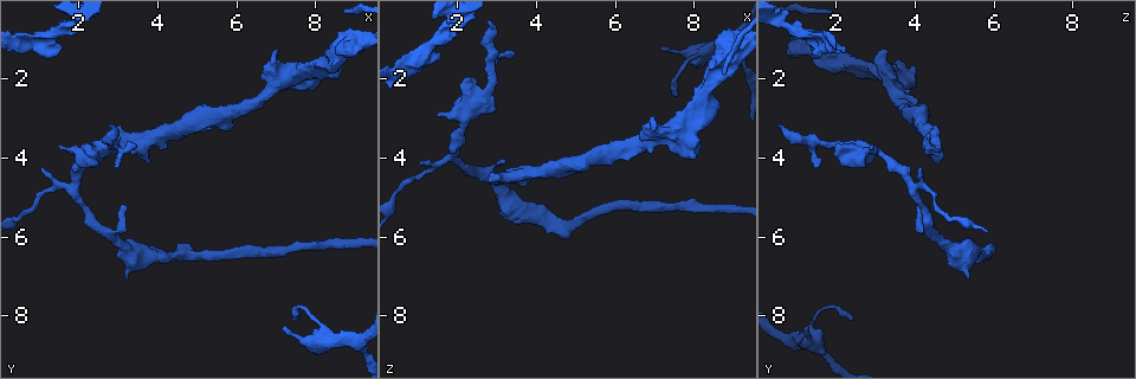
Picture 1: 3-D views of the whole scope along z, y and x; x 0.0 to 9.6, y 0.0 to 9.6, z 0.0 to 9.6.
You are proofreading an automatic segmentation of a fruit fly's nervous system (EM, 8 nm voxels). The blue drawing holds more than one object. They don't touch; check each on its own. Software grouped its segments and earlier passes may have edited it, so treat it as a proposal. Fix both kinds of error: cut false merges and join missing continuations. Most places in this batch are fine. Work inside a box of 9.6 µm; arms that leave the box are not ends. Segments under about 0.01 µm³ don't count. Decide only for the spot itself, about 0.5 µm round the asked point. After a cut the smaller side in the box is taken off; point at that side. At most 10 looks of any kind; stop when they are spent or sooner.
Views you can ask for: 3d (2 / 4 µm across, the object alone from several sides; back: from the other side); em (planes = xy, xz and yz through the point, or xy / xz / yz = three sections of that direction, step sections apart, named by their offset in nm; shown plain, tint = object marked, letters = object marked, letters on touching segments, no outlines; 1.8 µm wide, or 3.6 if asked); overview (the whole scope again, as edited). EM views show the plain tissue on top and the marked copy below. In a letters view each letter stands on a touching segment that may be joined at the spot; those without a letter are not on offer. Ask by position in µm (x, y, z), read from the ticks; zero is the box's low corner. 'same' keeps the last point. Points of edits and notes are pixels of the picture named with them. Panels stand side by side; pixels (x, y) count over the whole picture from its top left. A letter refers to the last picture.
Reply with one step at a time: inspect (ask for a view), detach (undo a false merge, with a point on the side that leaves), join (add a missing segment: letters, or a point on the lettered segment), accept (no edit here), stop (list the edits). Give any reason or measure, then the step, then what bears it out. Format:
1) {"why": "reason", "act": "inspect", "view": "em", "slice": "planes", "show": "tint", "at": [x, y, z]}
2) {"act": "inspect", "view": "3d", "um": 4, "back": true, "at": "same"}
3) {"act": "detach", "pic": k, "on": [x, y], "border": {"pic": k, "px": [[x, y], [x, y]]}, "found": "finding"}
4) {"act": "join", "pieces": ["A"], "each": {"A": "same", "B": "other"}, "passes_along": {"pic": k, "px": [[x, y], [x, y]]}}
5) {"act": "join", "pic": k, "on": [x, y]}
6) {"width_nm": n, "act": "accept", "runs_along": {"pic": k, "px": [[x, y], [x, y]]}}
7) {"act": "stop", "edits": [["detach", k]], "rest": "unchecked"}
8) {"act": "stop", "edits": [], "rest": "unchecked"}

{"act": "inspect", "view": "em", "slice": "planes", "show": "letters", "at": [8.95, 8.65, 1.15]}

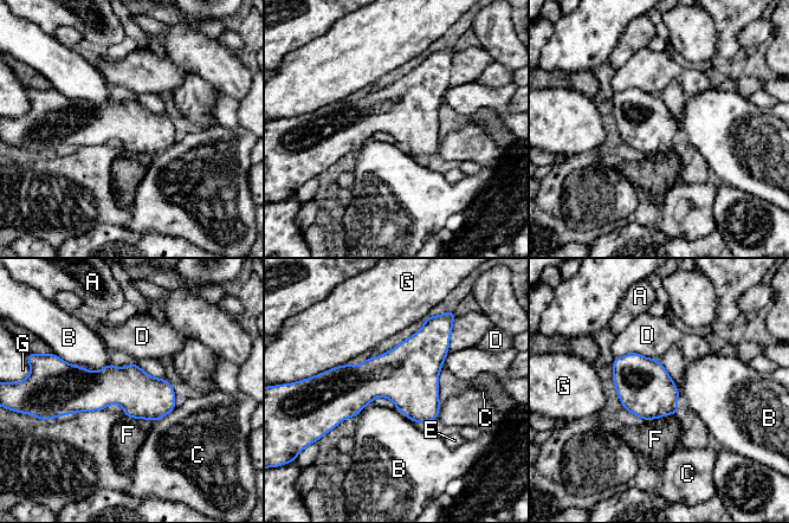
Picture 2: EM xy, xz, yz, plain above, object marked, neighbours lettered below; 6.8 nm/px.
{"width_nm": 300, "longest_contact_nm": ["B", 360], "act": "accept", "each": {"A": "other", "B": "other", "C": "other", "D": "other", "E": "other", "F": "other", "G": "other"}, "found": "continuous, no second neuron"}

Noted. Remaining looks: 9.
{"why": "free end", "act": "inspect", "view": "em", "slice": "planes", "show": "letters", "at": [1.55, 3.80, 2.90]}

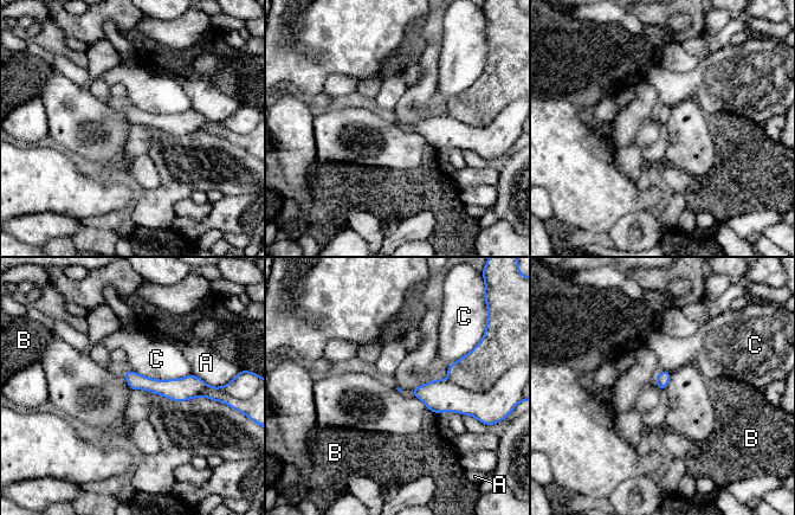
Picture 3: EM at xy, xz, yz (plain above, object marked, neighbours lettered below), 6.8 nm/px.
{"act": "accept", "each": {"A": "other", "B": "other", "C": "other"}, "runs_along": {"pic": 3, "px": [[128, 374], [155, 386], [204, 386]]}, "found": "none of them fits"}

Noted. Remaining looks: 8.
{"why": "thick end", "act": "inspect", "view": "3d", "um": 4, "at": [7.10, 1.30, 3.10]}

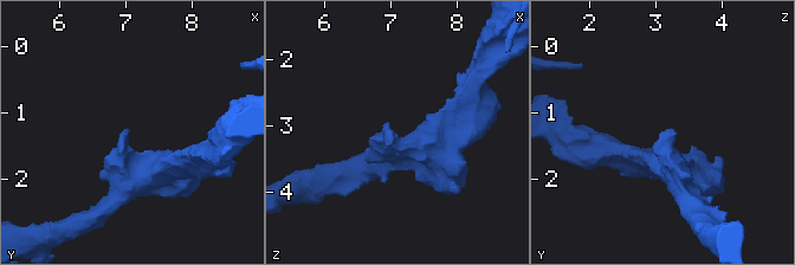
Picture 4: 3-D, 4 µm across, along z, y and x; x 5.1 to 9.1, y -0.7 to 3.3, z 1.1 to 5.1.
{"why": "now the EM", "act": "inspect", "view": "em", "slice": "xy", "step": 8, "show": "letters", "at": [7.05, 1.25, 3.10]}

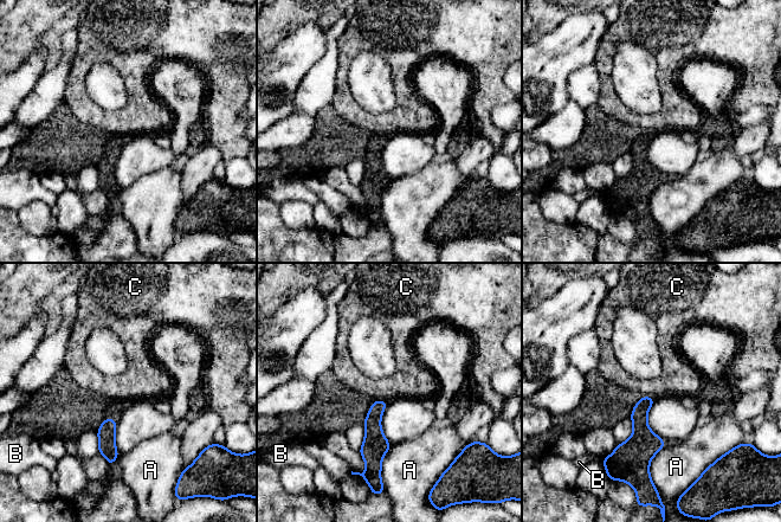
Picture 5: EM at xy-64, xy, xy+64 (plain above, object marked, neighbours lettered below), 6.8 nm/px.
{"act": "accept", "each": {"A": "other", "B": "other", "C": "other"}, "found": "none of them fits"}

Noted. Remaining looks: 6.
{"why": "branch stops here", "act": "inspect", "view": "3d", "um": 2, "at": [1.40, 1.45, 1.45]}

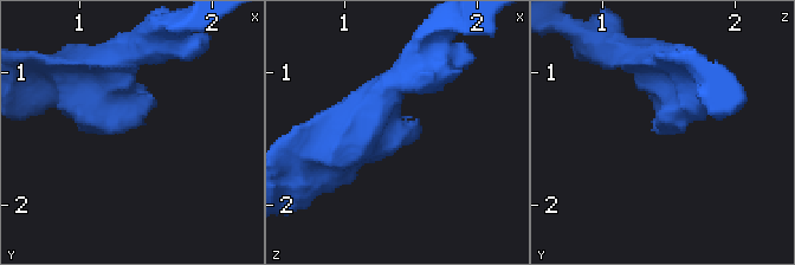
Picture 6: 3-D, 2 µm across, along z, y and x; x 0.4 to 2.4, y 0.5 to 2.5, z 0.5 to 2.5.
{"why": "shape alone is not enough", "act": "inspect", "view": "em", "slice": "planes", "show": "letters", "at": [1.40, 1.40, 1.40]}

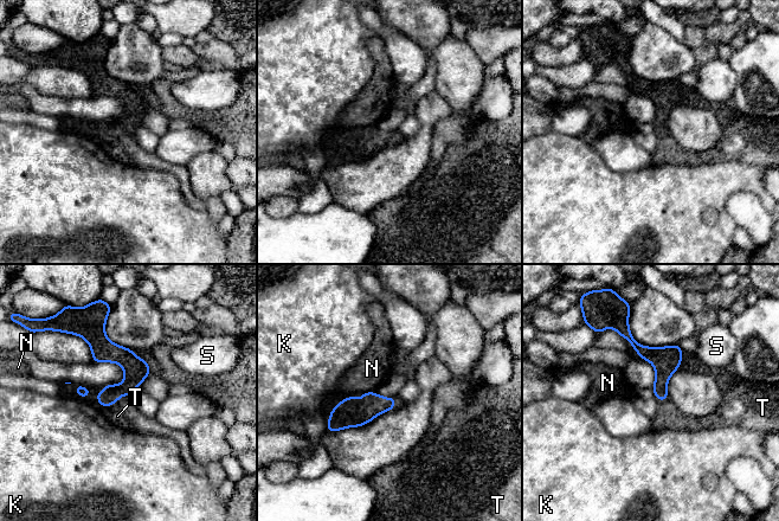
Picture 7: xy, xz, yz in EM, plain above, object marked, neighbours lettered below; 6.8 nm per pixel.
{"act": "accept", "each": {"K": "other", "N": "other", "S": "other", "T": "other"}, "runs_along": {"pic": 7, "px": [[625, 333], [661, 366], [664, 396]]}, "found": "no lettered segment goes on from it"}

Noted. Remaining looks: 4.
{"act": "stop", "edits": [], "rest": "unchecked"}

